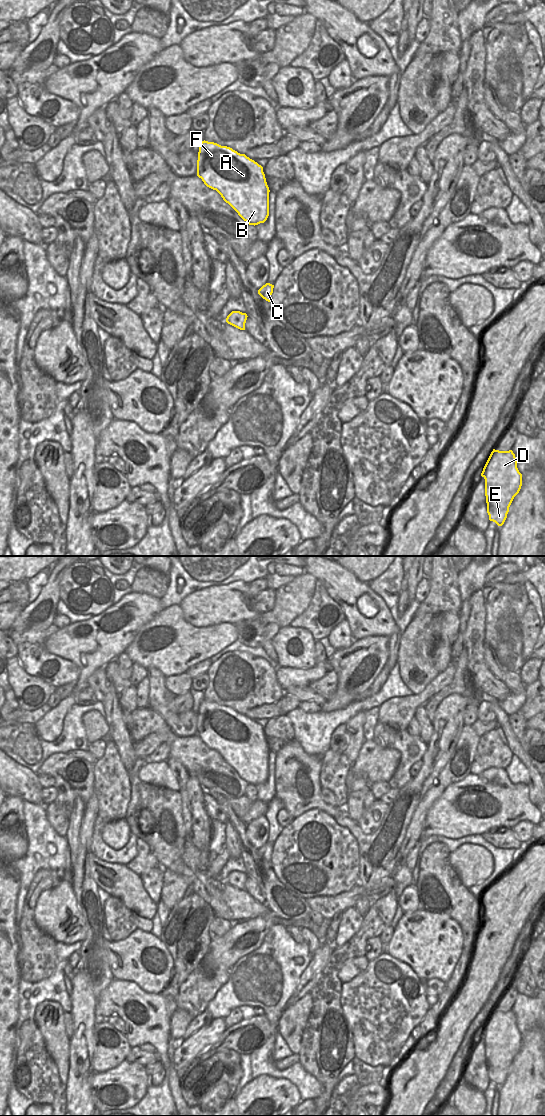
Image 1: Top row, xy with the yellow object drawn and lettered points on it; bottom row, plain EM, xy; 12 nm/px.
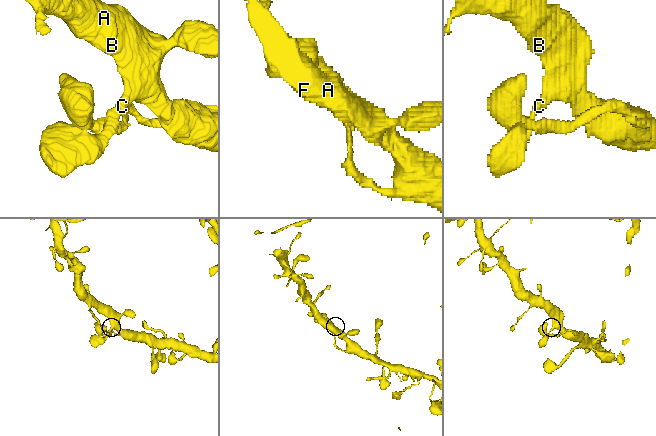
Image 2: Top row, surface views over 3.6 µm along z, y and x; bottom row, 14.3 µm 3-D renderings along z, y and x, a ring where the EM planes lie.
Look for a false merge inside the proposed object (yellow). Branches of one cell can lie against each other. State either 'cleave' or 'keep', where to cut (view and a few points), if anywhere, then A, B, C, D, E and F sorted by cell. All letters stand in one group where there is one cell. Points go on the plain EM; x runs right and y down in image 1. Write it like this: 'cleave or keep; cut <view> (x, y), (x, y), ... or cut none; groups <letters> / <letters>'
keep; cut none; groups A B C D E F

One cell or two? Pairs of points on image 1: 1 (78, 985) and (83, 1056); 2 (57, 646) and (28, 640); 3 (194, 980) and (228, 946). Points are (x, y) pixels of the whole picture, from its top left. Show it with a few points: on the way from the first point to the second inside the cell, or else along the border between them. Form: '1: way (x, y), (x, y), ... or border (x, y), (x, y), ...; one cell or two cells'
1: way (80, 1003), (81, 1038); one cell
2: border (51, 630), (44, 647), (62, 658); two cells
3: border (199, 967), (206, 974), (226, 971); two cells

